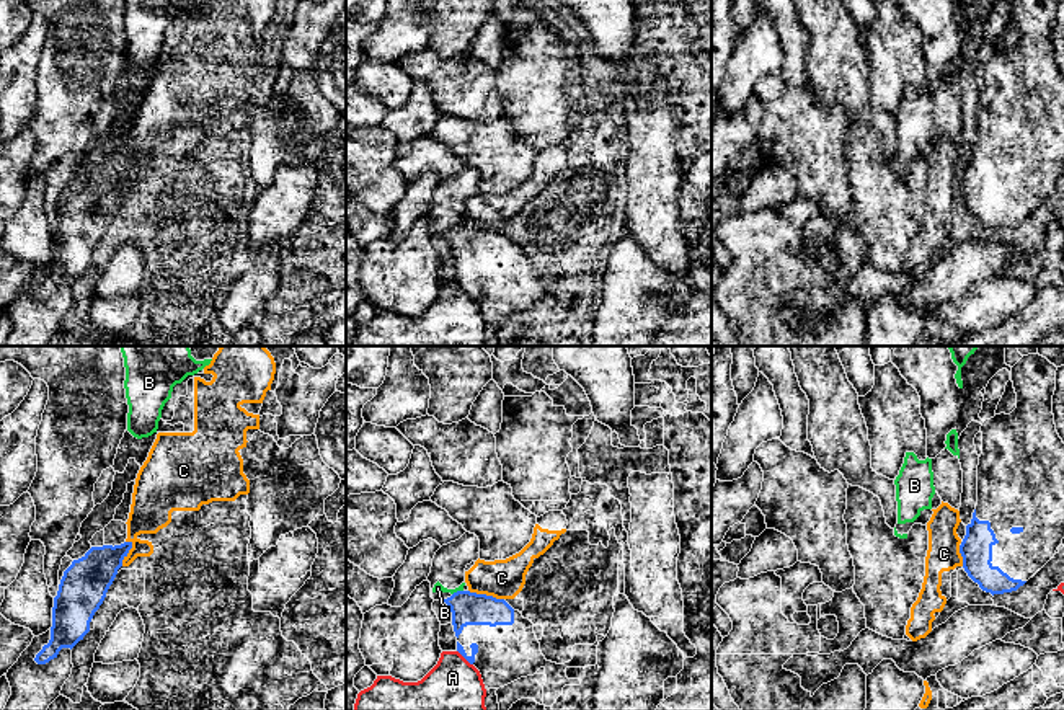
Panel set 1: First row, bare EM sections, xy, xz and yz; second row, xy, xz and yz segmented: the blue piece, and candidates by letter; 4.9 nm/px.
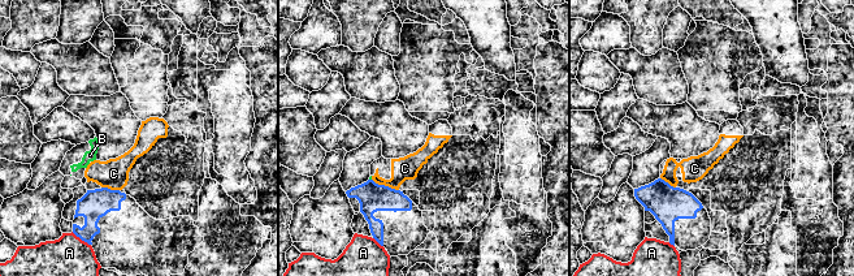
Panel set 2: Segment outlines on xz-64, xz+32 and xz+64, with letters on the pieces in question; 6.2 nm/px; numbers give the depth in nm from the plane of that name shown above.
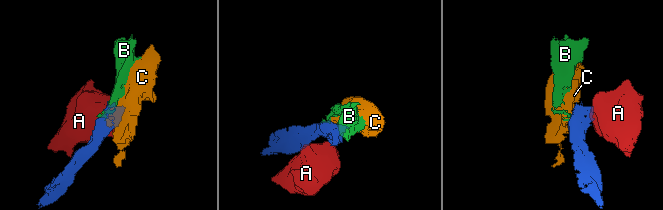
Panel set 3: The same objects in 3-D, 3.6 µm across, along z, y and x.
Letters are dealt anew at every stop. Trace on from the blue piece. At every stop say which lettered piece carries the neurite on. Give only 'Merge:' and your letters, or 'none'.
Merge: none

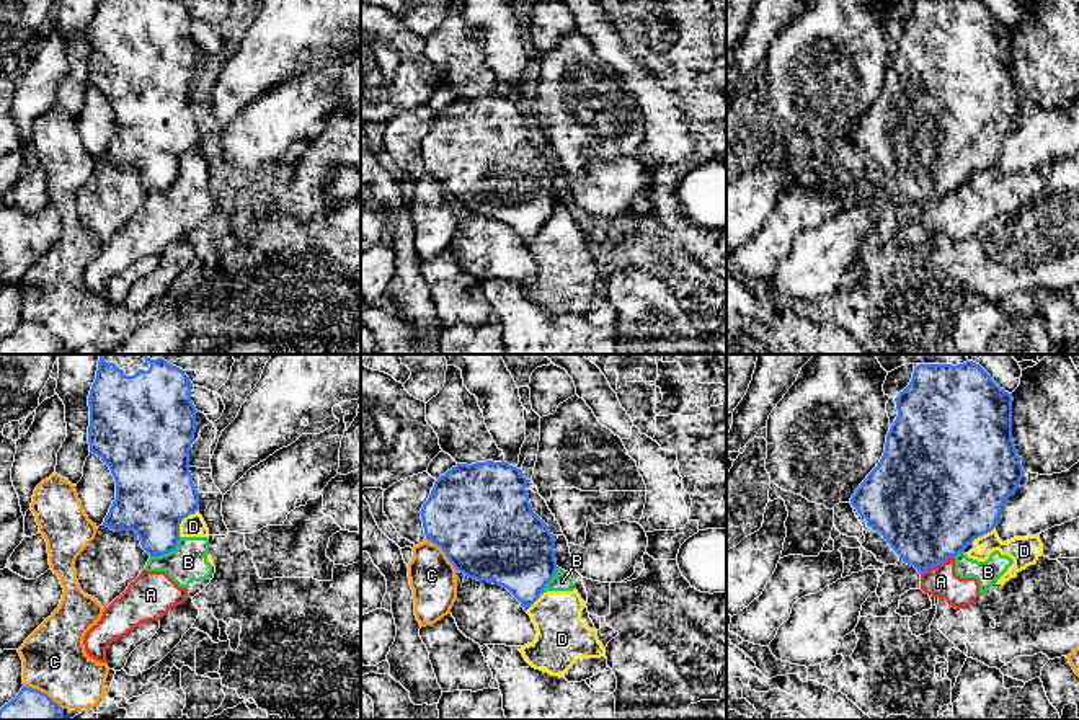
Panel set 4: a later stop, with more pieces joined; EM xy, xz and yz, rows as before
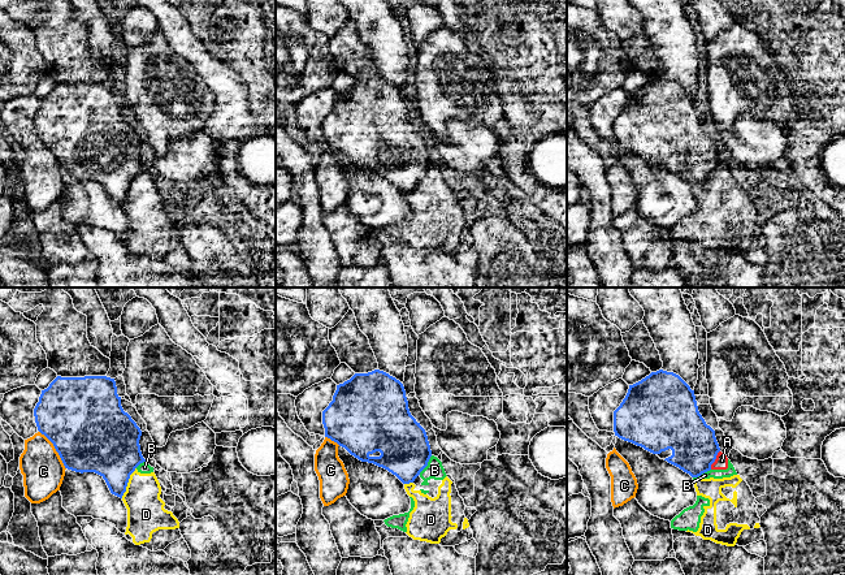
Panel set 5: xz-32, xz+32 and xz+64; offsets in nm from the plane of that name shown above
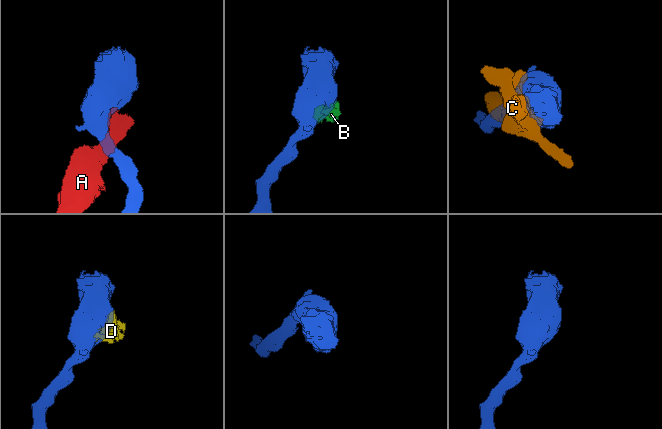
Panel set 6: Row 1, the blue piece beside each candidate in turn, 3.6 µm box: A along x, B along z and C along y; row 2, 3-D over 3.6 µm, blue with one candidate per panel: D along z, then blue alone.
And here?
Merge: none

